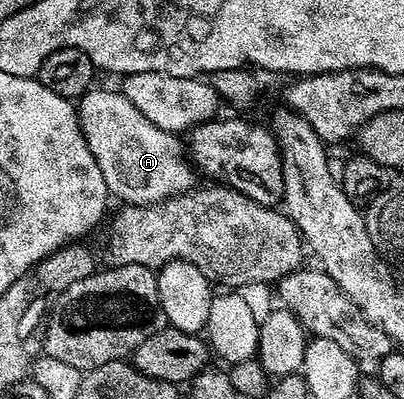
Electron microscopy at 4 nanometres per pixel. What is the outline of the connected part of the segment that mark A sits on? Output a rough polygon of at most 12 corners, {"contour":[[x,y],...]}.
{"contour":[[92,87],[78,121],[107,194],[155,205],[195,188],[173,133]]}

